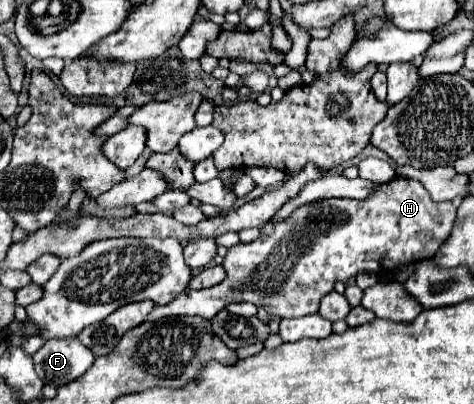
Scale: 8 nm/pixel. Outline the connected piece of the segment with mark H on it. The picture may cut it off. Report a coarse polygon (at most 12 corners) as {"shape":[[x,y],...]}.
{"shape":[[396,177],[228,249],[226,279],[154,307],[318,313],[336,281],[430,259],[452,201]]}

